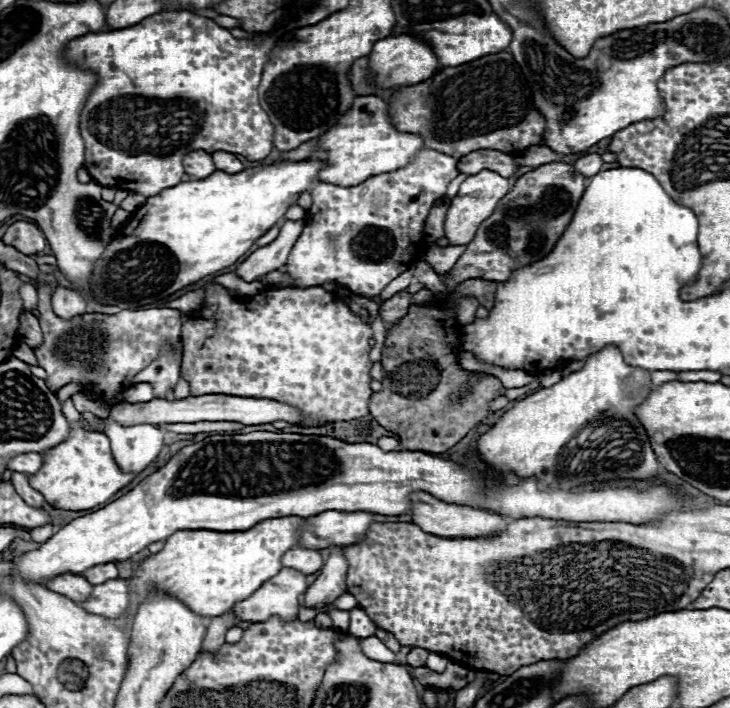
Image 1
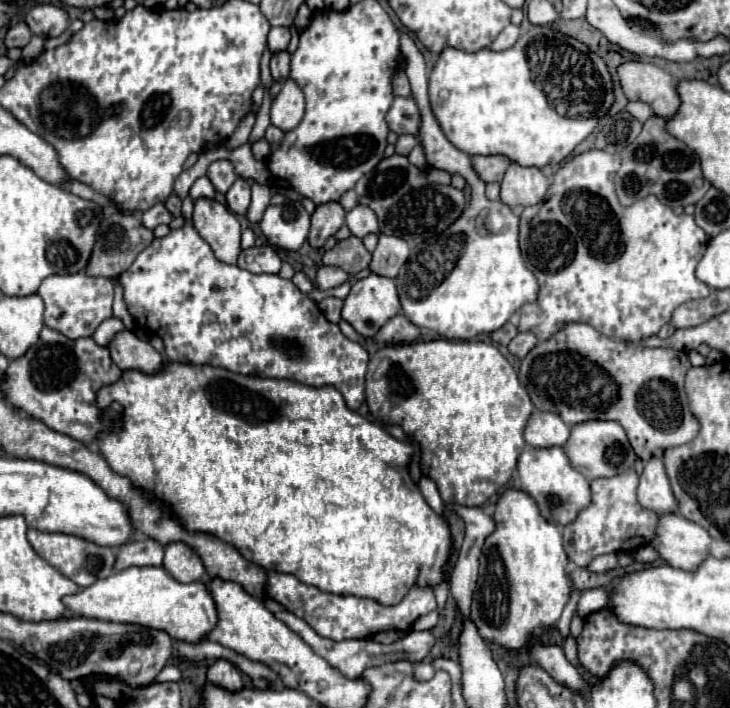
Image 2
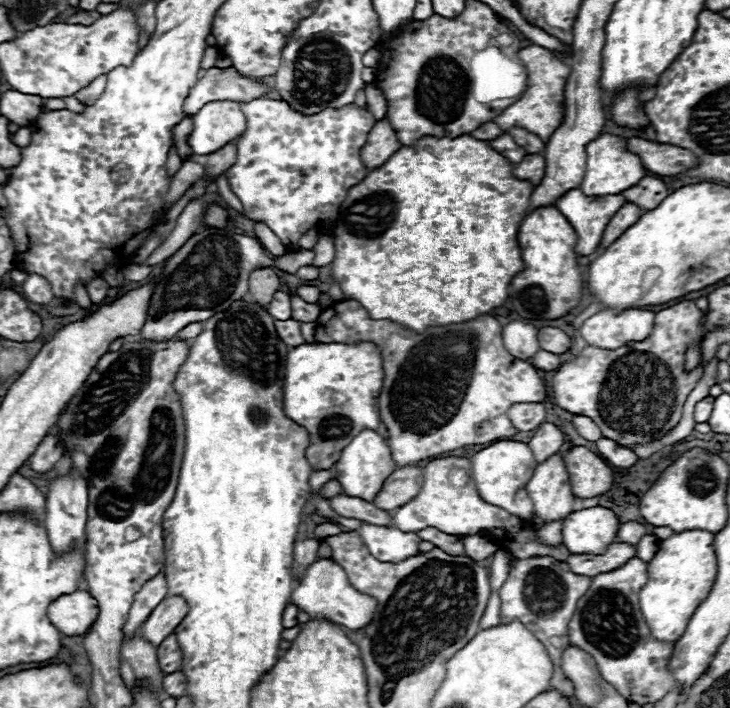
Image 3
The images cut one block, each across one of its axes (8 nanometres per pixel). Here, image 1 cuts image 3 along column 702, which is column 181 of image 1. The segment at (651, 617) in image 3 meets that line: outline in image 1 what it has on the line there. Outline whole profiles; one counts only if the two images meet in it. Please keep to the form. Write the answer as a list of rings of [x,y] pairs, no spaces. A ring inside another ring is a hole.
[[[286,516],[282,520],[262,520],[262,524],[256,524],[246,532],[174,532],[174,536],[166,540],[164,548],[158,554],[146,558],[130,578],[130,586],[134,590],[132,606],[130,612],[122,618],[134,616],[138,604],[146,598],[146,592],[150,588],[162,588],[164,592],[170,592],[170,596],[186,600],[186,604],[190,604],[190,608],[194,608],[194,612],[198,612],[200,616],[212,618],[220,616],[222,612],[228,612],[236,602],[246,600],[266,580],[270,580],[282,570],[282,556],[292,546],[298,546],[304,524],[308,524],[308,520],[302,520],[298,516]]]

